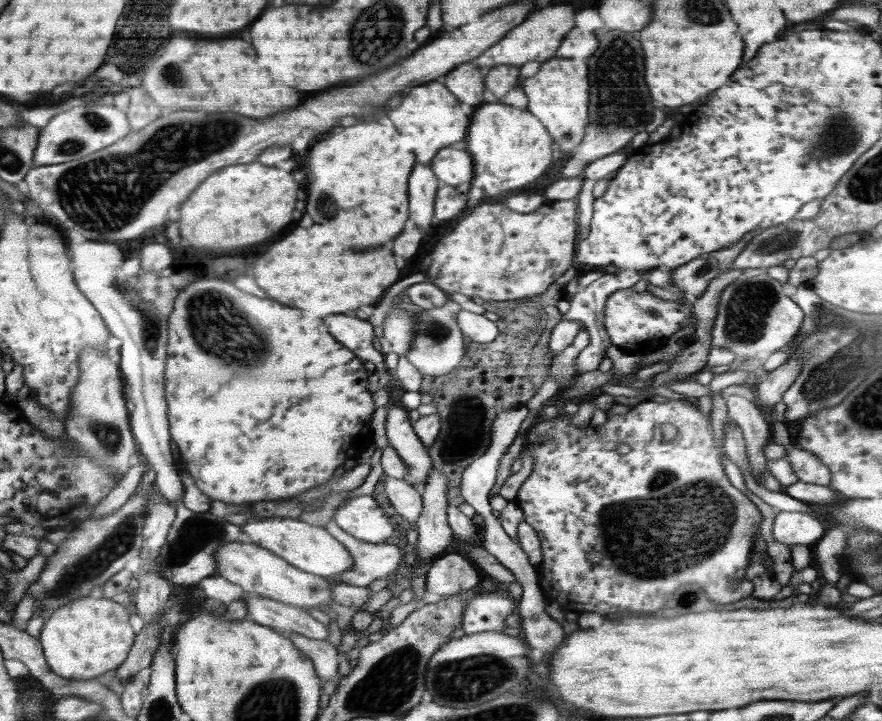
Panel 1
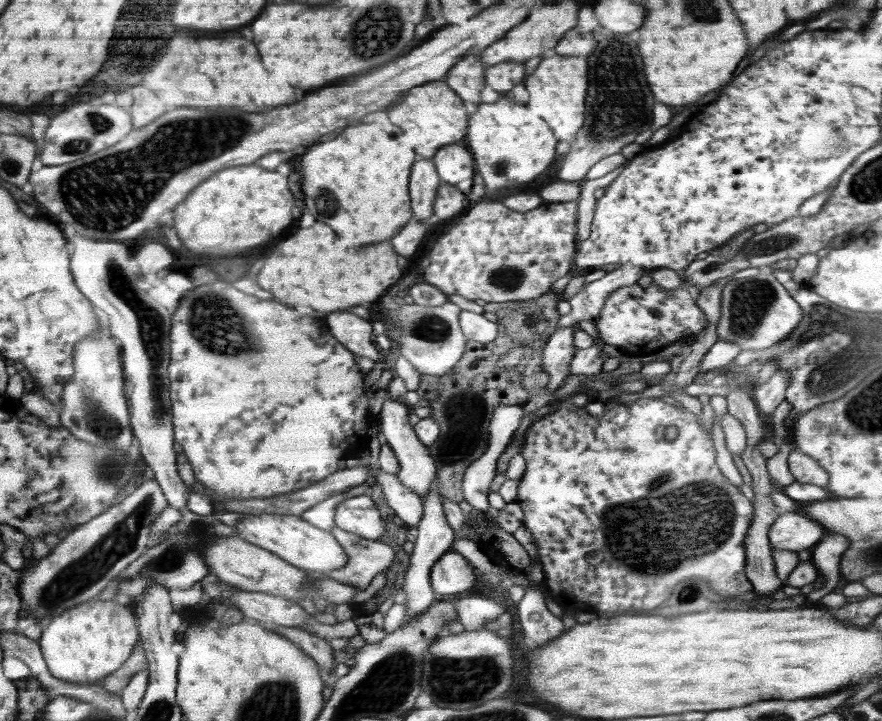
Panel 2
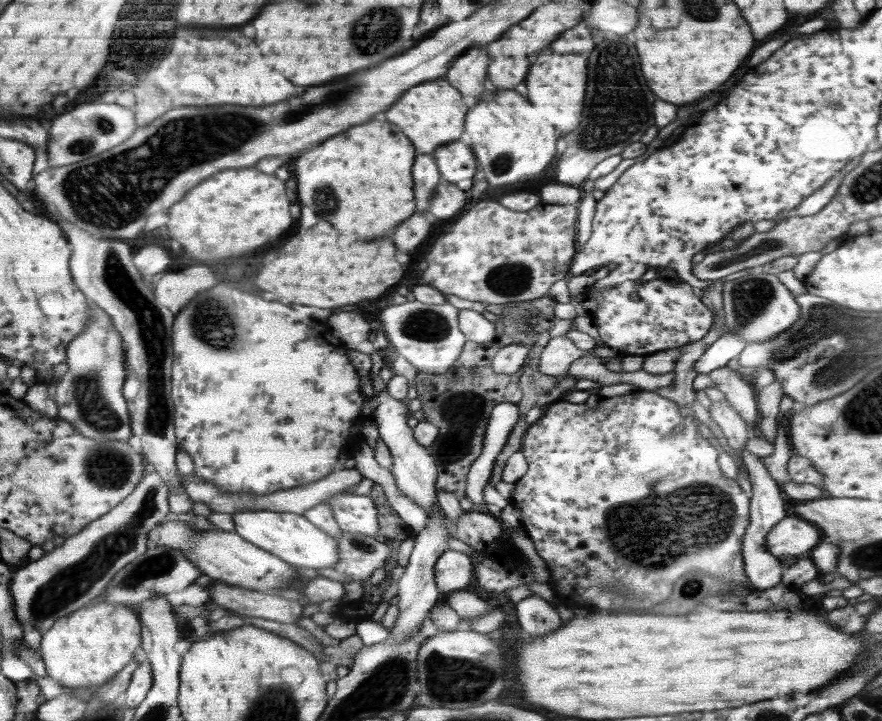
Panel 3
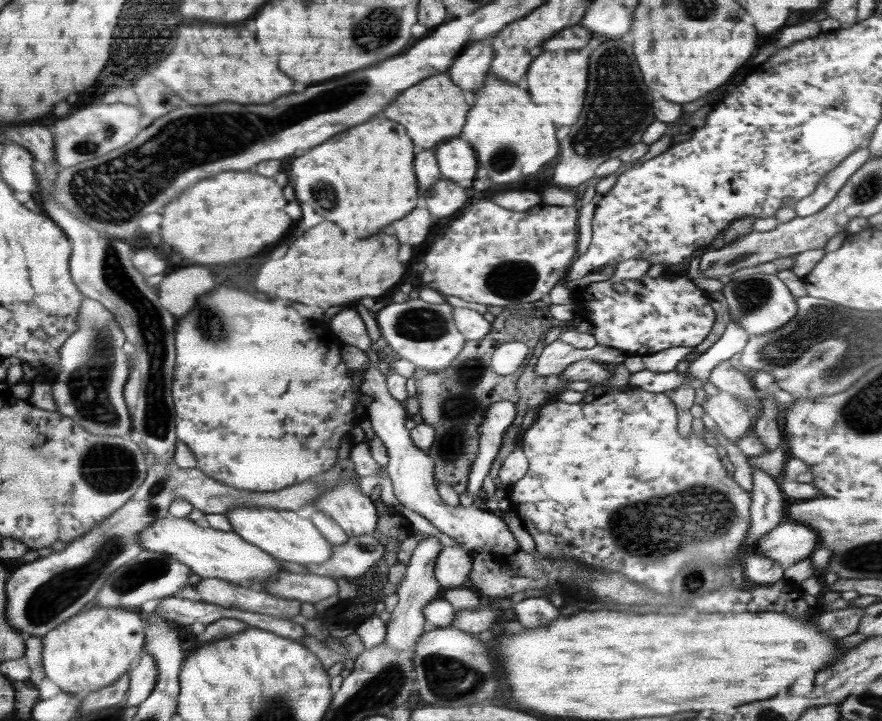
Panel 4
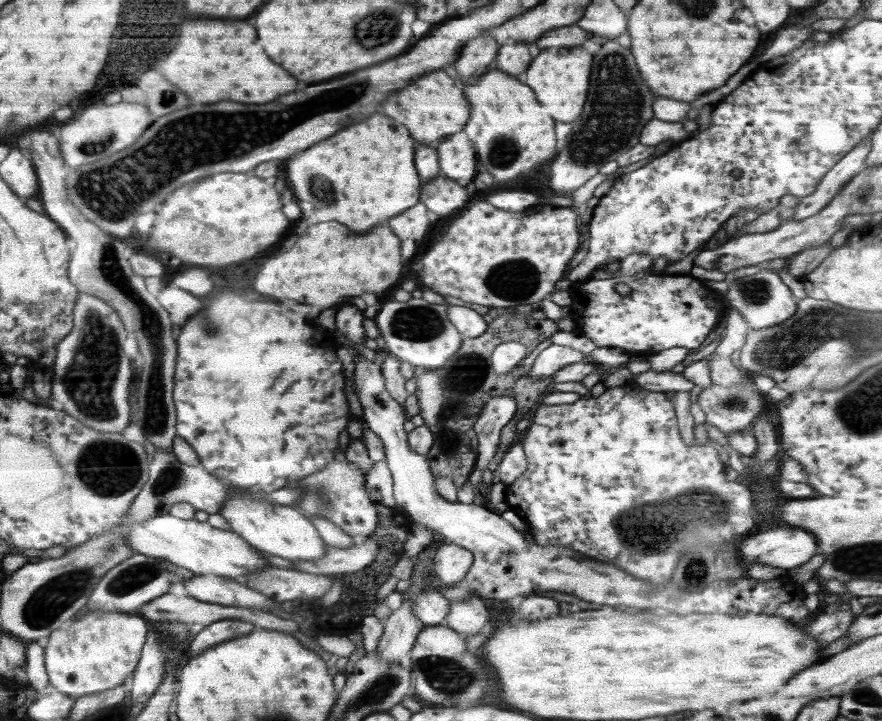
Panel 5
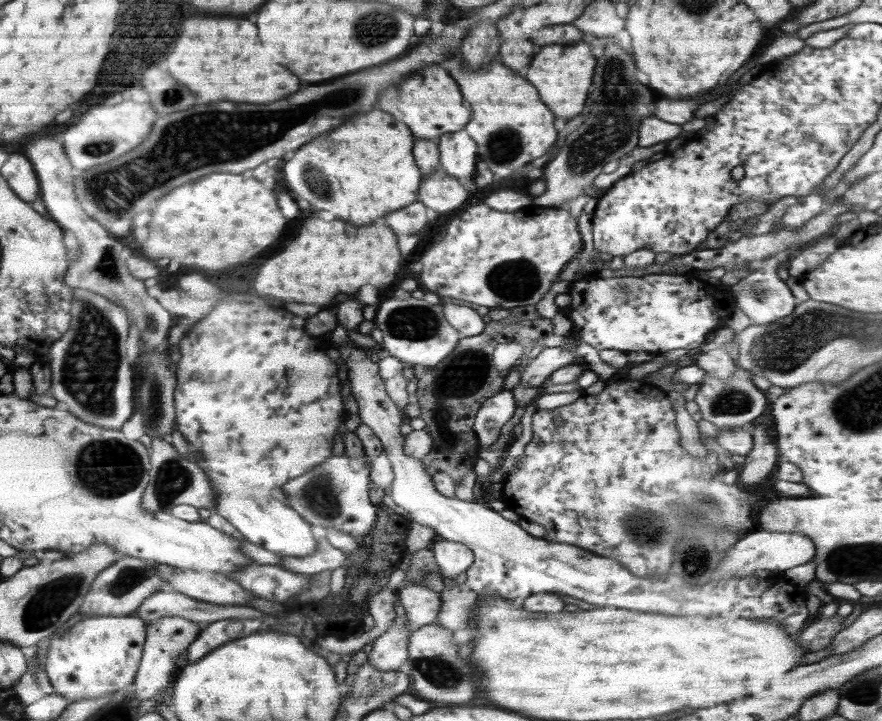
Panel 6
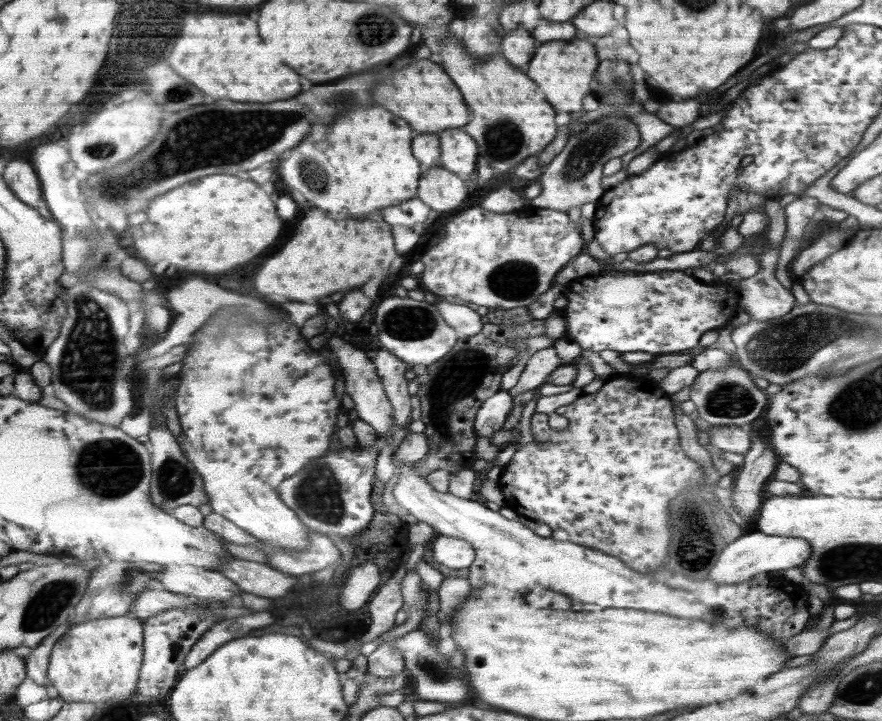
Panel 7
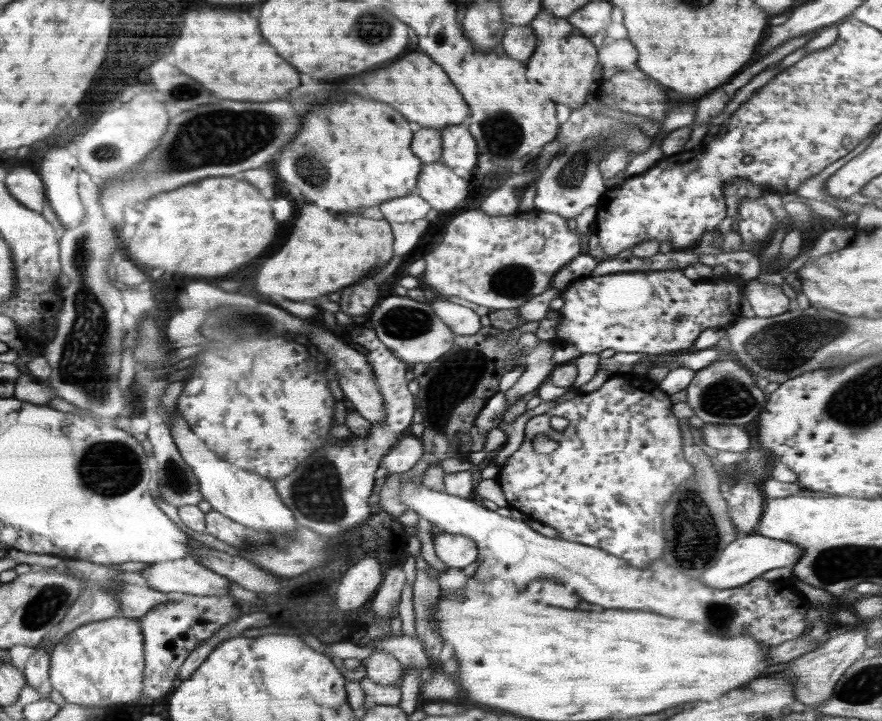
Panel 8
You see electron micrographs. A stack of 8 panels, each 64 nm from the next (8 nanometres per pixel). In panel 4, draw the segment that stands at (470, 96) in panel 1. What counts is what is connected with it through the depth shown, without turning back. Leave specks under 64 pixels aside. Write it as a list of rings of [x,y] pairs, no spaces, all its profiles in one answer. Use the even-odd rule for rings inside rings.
[[[491,41],[470,43],[462,52],[464,54],[455,59],[447,72],[450,80],[454,80],[454,85],[460,86],[462,91],[470,90],[474,94],[480,86],[484,86],[495,52]]]

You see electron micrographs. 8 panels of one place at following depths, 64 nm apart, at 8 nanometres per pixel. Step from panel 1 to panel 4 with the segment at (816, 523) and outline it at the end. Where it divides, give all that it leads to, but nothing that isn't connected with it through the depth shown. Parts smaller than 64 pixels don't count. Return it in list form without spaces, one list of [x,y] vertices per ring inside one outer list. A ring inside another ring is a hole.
[[[785,519],[756,541],[754,553],[786,569],[808,559],[819,545],[819,536],[813,528]]]

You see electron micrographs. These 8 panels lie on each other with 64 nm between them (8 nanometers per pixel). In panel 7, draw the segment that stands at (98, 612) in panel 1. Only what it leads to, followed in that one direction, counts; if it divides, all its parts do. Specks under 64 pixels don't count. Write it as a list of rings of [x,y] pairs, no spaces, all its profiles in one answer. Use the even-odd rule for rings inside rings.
[[[126,615],[72,626],[54,643],[47,680],[66,703],[128,699],[136,691],[142,664],[142,622]]]

